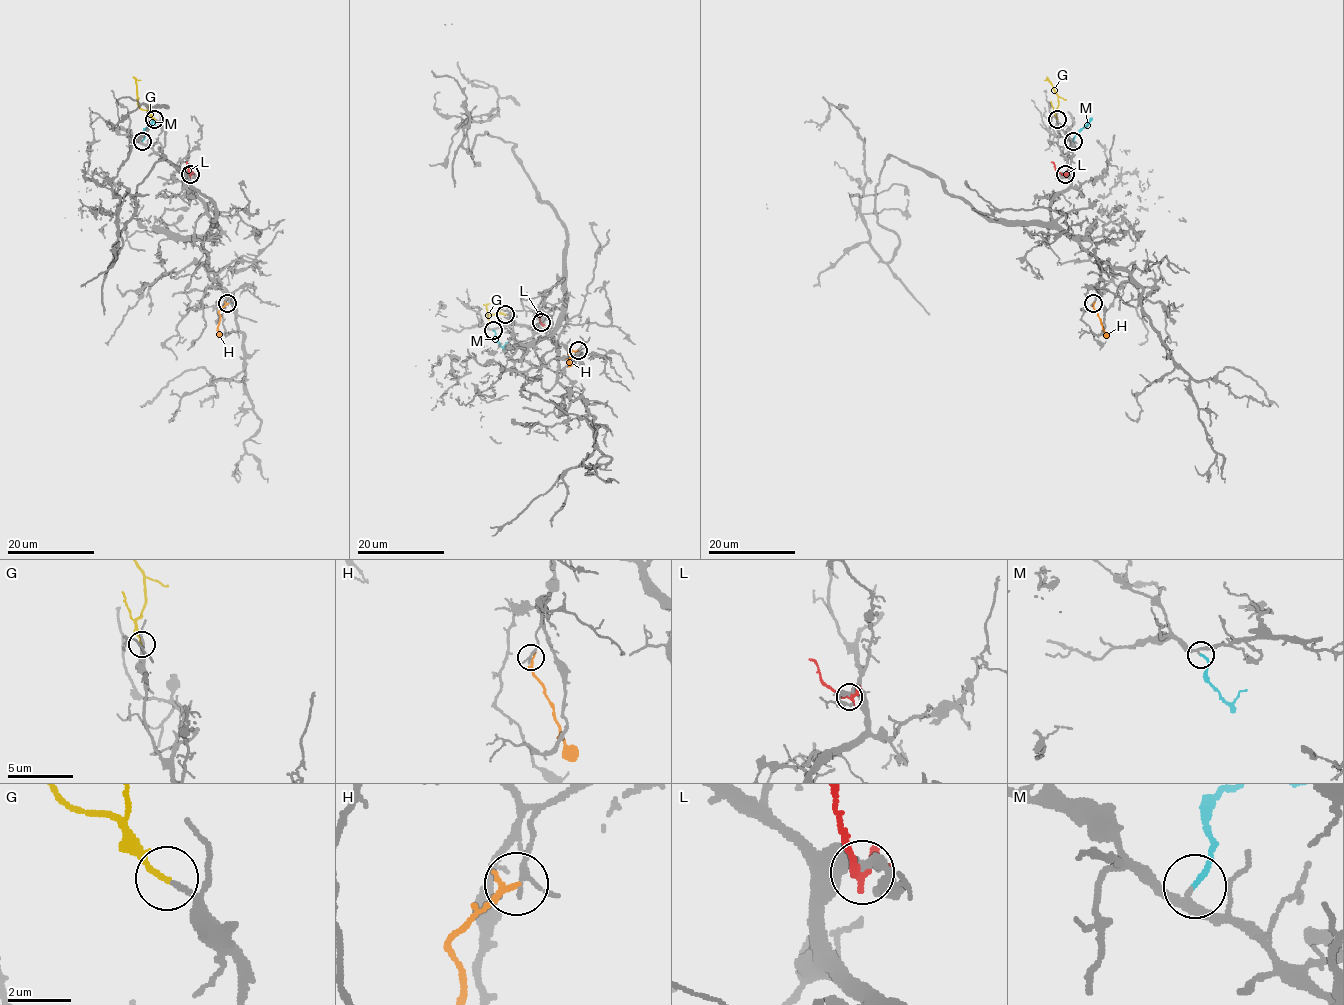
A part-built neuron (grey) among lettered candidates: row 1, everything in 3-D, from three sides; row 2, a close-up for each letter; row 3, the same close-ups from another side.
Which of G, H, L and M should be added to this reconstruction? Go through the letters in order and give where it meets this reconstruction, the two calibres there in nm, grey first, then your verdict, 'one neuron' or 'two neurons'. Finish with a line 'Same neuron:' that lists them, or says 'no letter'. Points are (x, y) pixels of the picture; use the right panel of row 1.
G: meets grey at (1057, 119); 120 nm thick on the grey side, 150 nm on the other; one neuron
H: meets grey at (1093, 303); 150 nm thick on the grey side, 200 nm on the other; two neurons
L: meets grey at (1065, 174); 340 nm thick on the grey side, 380 nm on the other; two neurons
M: meets grey at (1073, 141); 190 nm thick on the grey side, 150 nm on the other; one neuron
Same neuron: G, M

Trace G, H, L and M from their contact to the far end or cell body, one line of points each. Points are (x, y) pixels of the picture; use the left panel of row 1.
G: (154, 119), (138, 104), (135, 83), (140, 80)
H: (227, 304), (218, 311), (217, 333), (221, 337)
L: (190, 175), (186, 162)
M: (142, 141), (144, 130), (153, 122), (157, 126)

